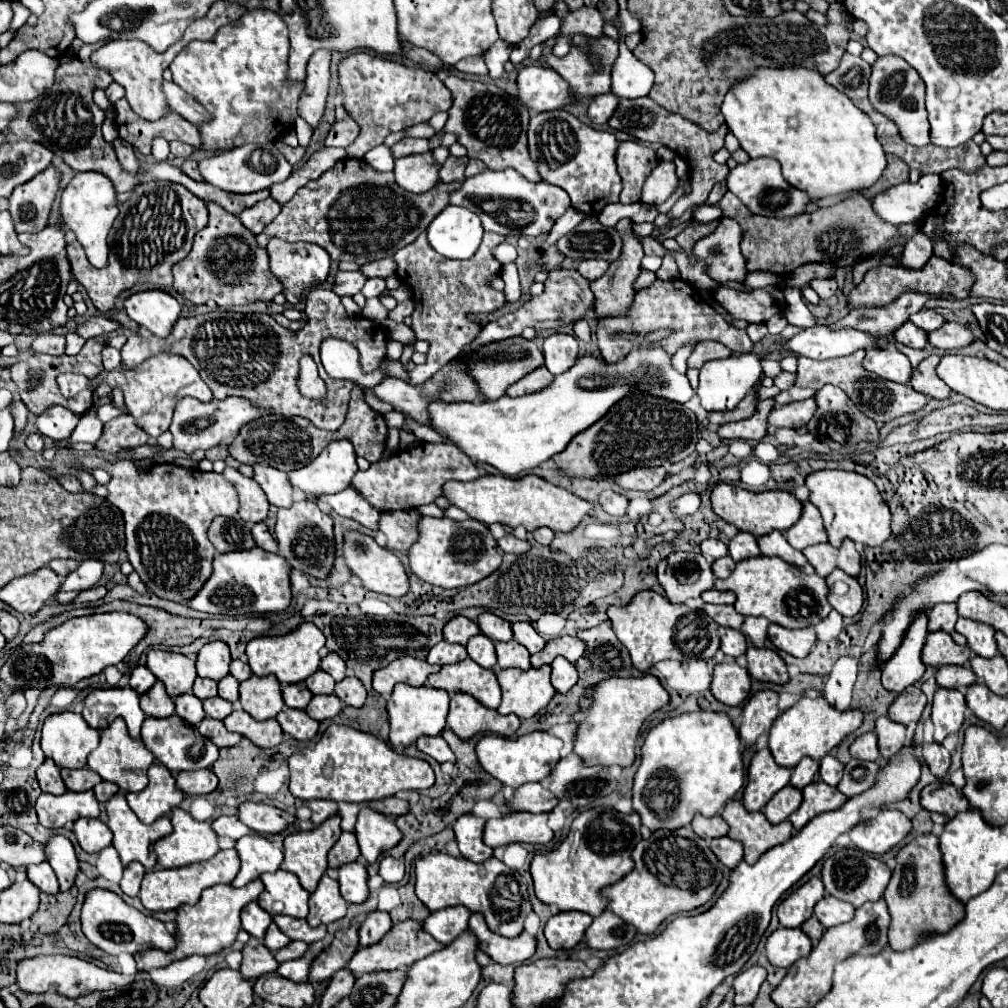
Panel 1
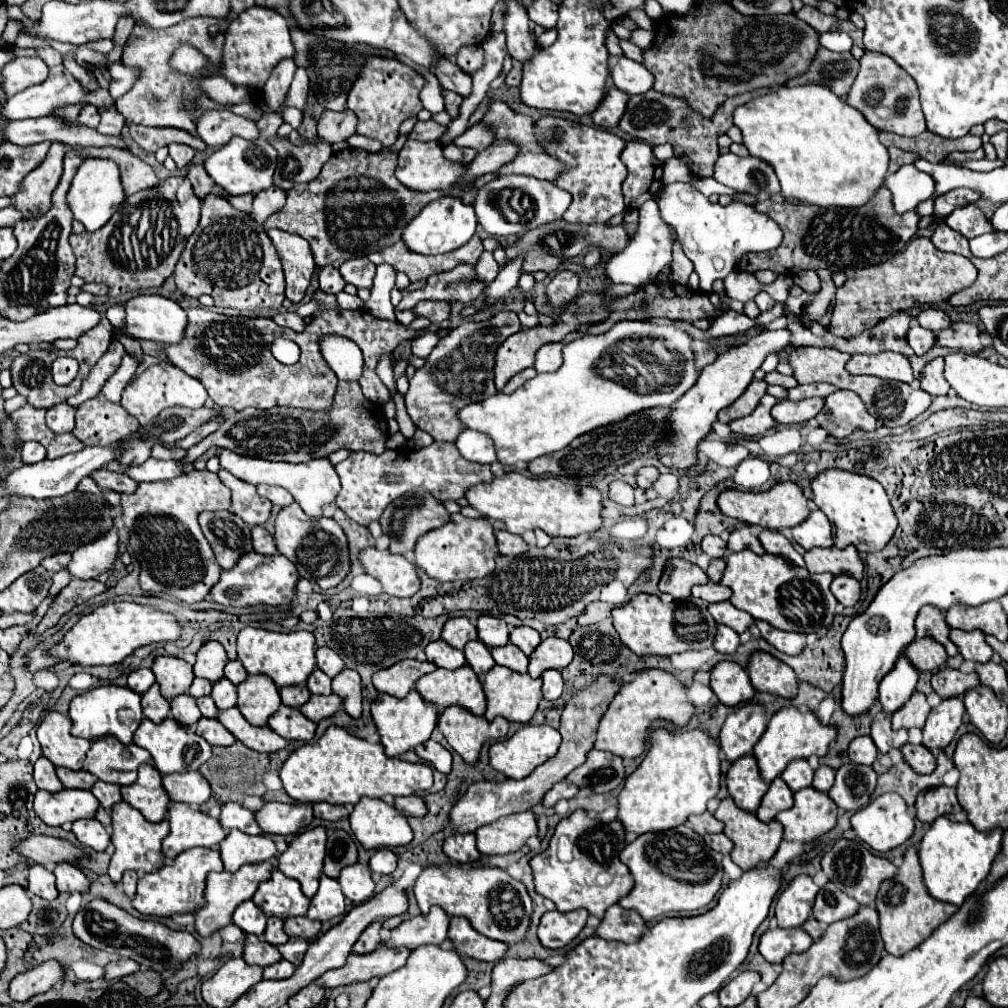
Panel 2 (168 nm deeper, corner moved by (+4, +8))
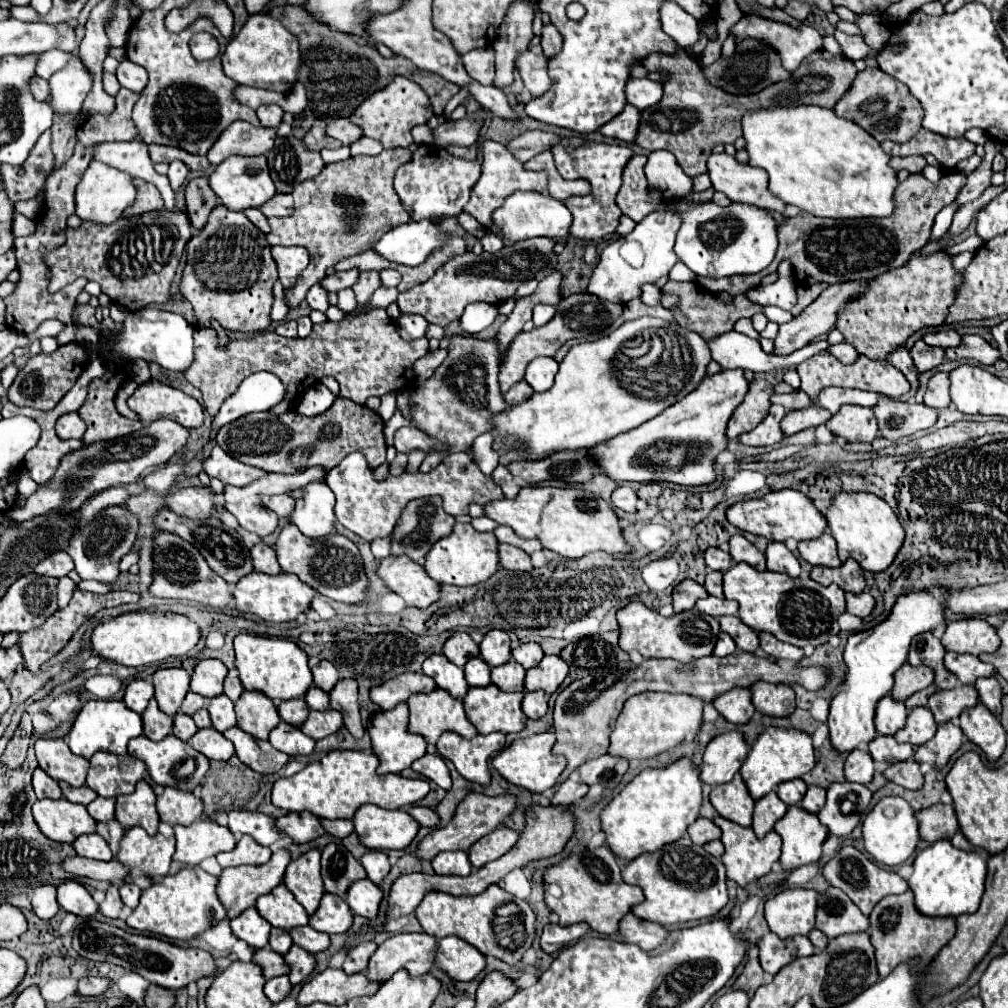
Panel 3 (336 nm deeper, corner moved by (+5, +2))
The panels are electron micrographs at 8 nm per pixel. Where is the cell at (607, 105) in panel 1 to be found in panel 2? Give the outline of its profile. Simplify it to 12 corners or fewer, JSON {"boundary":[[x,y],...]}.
{"boundary":[[610,88],[592,114],[594,124],[616,128],[624,116],[626,92]]}

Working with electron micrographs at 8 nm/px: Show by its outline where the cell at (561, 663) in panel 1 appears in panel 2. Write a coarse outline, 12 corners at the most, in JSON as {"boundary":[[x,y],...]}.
{"boundary":[[560,672],[542,674],[542,698],[560,698],[564,680]]}

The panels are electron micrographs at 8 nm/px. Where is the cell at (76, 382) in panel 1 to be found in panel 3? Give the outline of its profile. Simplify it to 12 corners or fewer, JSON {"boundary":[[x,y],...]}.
{"boundary":[[159,380],[141,384],[127,404],[143,424],[171,418],[203,424],[201,404]]}

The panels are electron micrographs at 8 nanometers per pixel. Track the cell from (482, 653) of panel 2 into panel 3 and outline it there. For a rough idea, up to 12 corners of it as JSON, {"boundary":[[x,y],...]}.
{"boundary":[[481,656],[463,670],[469,686],[489,686],[491,668]]}

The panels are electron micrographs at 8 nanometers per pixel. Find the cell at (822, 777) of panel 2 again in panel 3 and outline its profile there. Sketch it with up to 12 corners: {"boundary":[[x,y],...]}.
{"boundary":[[809,786],[801,808],[817,814],[827,798],[825,788]]}

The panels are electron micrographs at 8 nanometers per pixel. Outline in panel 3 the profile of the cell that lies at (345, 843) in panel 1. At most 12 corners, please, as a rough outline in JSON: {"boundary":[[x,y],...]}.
{"boundary":[[341,842],[321,850],[325,890],[345,896],[367,876],[361,862]]}

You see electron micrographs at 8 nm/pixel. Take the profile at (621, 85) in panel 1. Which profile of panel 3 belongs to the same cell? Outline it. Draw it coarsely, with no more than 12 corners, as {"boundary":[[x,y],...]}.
{"boundary":[[629,78],[629,104],[645,110],[661,100],[663,86],[649,78]]}

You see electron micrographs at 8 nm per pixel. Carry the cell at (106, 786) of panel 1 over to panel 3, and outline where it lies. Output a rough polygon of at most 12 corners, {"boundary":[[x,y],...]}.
{"boundary":[[97,796],[89,814],[97,822],[115,818],[115,798]]}

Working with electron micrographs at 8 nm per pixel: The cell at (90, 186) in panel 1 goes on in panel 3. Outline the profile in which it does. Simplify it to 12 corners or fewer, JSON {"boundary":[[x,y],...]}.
{"boundary":[[91,160],[75,190],[83,222],[111,224],[135,200],[131,176]]}

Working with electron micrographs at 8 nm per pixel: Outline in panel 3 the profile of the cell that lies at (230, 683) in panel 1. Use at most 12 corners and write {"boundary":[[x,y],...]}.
{"boundary":[[225,694],[211,698],[213,728],[237,724],[233,702]]}

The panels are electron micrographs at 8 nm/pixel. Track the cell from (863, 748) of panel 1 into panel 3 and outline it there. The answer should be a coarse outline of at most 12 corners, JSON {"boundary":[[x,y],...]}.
{"boundary":[[853,750],[845,760],[849,782],[871,782],[875,764],[869,752]]}

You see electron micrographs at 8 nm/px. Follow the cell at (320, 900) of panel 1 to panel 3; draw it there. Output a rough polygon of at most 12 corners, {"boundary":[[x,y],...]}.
{"boundary":[[329,892],[309,926],[327,934],[347,932],[353,914]]}

